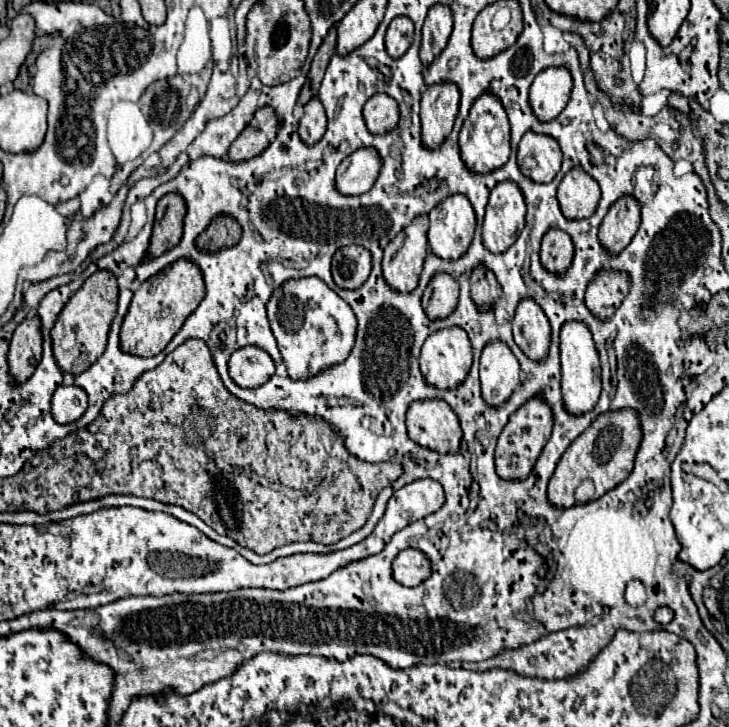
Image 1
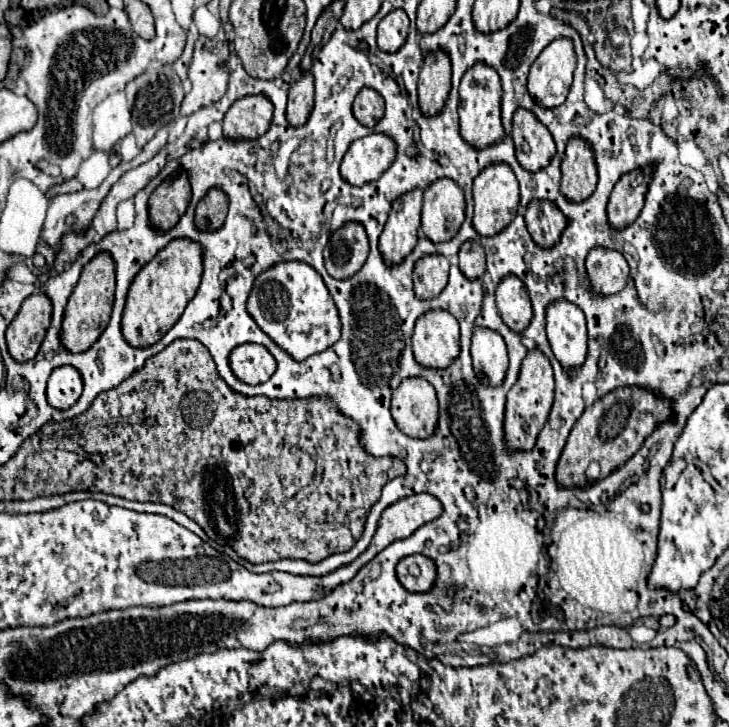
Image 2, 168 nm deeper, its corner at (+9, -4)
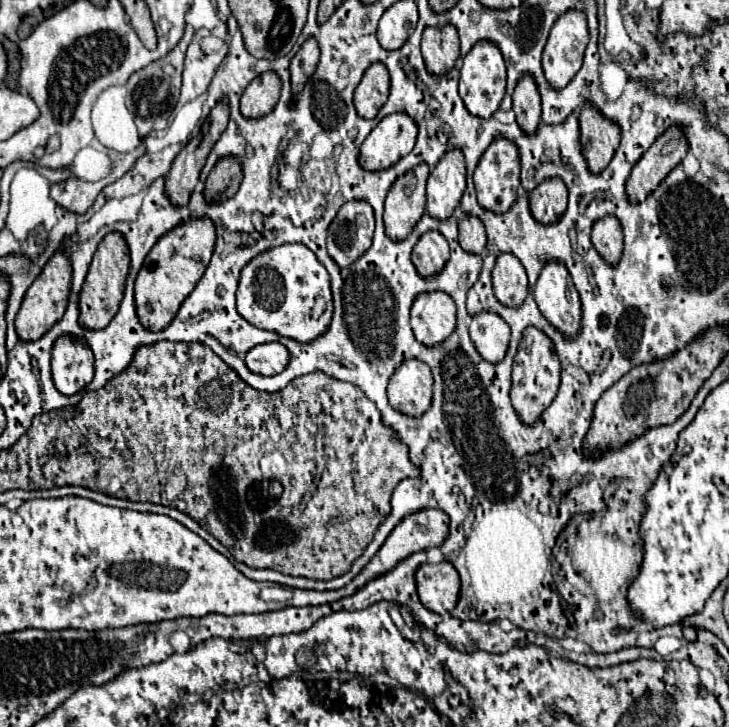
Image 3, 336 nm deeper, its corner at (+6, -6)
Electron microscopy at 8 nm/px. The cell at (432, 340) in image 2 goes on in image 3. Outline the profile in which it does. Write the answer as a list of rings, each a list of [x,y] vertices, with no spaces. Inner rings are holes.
[[[445,292],[417,294],[411,304],[411,328],[425,346],[443,342],[455,330],[455,302]]]

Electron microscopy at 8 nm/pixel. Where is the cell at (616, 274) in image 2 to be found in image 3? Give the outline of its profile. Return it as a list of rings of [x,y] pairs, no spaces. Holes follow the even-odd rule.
[[[617,216],[599,218],[591,230],[591,242],[609,264],[617,264],[623,252],[623,228]]]

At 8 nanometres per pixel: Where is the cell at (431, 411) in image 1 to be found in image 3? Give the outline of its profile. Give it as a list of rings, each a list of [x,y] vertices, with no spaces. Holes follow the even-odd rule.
[[[403,360],[389,378],[387,396],[389,404],[409,416],[421,416],[427,412],[433,394],[431,368],[417,360]]]

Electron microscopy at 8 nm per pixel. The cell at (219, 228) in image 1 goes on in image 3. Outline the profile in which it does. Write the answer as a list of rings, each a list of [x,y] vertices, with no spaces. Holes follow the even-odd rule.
[[[235,156],[219,158],[219,162],[213,166],[211,174],[205,180],[205,198],[211,200],[225,200],[231,198],[241,184],[243,170],[241,162]]]

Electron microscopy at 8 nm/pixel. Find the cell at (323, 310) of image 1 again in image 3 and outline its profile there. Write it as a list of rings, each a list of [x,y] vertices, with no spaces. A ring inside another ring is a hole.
[[[299,242],[281,244],[255,256],[241,270],[235,296],[237,312],[249,324],[299,342],[311,342],[321,336],[333,316],[329,274],[315,254]]]

